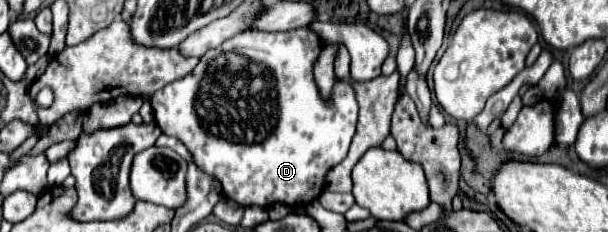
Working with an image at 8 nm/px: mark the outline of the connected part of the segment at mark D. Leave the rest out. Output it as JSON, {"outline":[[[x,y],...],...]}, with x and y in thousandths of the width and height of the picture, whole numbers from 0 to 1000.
{"outline":[[[507,112],[474,138],[418,129],[391,147],[365,198],[342,216],[313,319],[247,414],[253,517],[270,578],[296,603],[319,707],[362,776],[368,845],[395,888],[441,897],[454,871],[507,888],[533,828],[536,741],[566,690],[589,526],[589,440],[572,345],[553,345],[546,448],[536,448],[523,414],[513,293],[526,216],[530,181],[523,147]]]}

